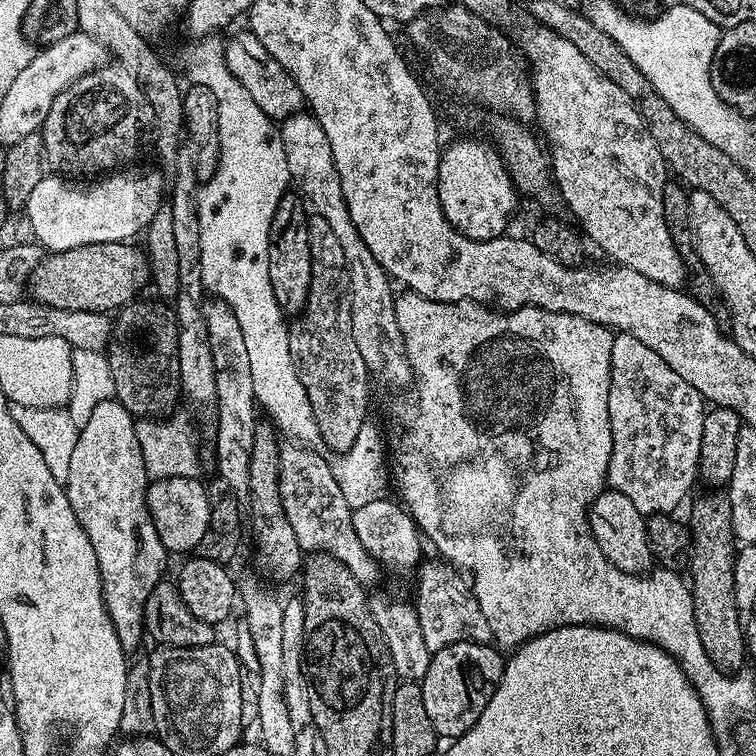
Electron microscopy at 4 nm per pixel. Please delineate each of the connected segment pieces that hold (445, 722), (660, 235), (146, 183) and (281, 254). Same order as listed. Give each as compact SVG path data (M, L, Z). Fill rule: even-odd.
M460 641L433 651L420 689L437 737L465 736L478 722L478 718L482 718L490 698L496 692L497 684L504 676L506 663L505 657L500 657L501 649L492 647L491 643Z
M529 23L520 32L522 55L530 69L532 91L536 93L536 116L548 135L550 172L555 183L560 183L569 208L584 223L587 237L613 256L617 265L638 270L638 274L646 274L646 278L668 288L680 288L685 257L676 249L664 217L664 188L670 182L670 169L635 102L598 71L573 42L544 24Z
M139 168L116 170L91 182L73 182L60 174L45 174L34 186L26 209L35 239L54 253L98 242L128 242L139 232L141 235L162 210L160 203L165 203L166 188L164 192L164 176L158 169Z
M285 195L276 211L272 233L271 282L274 286L274 296L278 298L278 302L285 313L296 312L296 314L300 314L308 305L308 296L311 295L316 259L314 258L310 226L308 225L309 213L304 213L305 205L302 203L301 197L292 195Z

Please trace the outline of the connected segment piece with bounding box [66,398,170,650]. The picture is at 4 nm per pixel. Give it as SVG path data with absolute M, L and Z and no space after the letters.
M121 400L98 402L94 414L90 414L80 429L66 481L72 509L98 554L106 608L126 650L138 647L140 639L145 639L146 604L154 586L165 579L164 567L170 559L148 509L150 477L136 433L136 421L137 417Z

